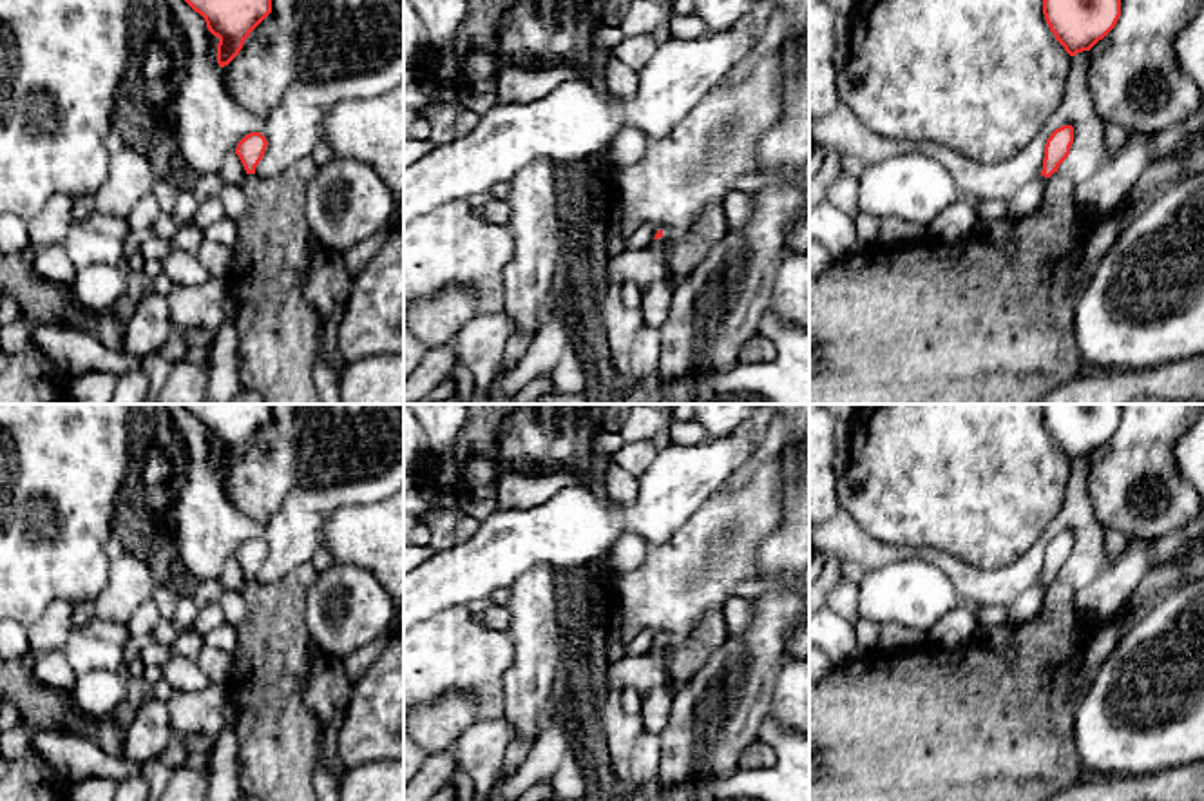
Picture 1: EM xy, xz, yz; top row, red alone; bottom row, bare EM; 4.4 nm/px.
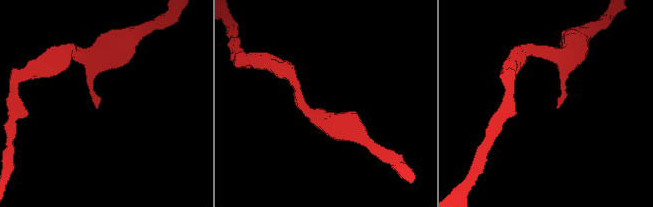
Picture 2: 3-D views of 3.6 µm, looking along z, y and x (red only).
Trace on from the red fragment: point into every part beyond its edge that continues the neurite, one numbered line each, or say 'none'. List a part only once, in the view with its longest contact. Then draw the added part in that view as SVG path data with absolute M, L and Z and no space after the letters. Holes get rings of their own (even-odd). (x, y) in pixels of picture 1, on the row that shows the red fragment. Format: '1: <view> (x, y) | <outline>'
none

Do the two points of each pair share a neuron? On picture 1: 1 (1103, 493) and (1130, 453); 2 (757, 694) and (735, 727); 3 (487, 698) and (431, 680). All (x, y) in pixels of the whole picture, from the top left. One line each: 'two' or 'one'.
1: one
2: one
3: one

